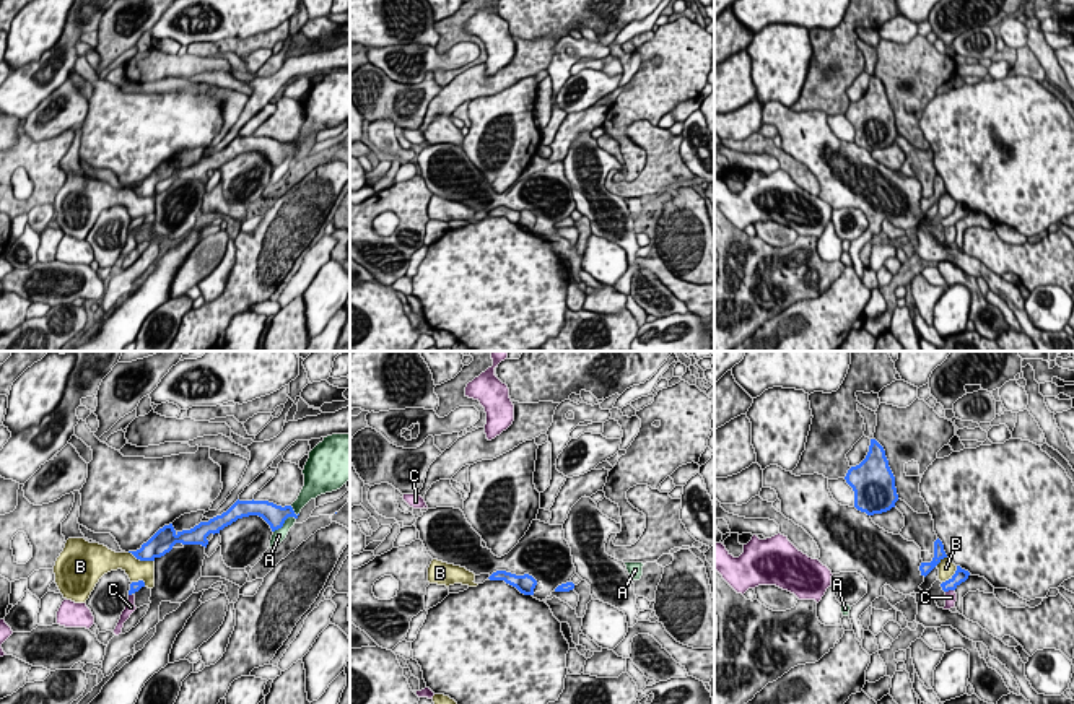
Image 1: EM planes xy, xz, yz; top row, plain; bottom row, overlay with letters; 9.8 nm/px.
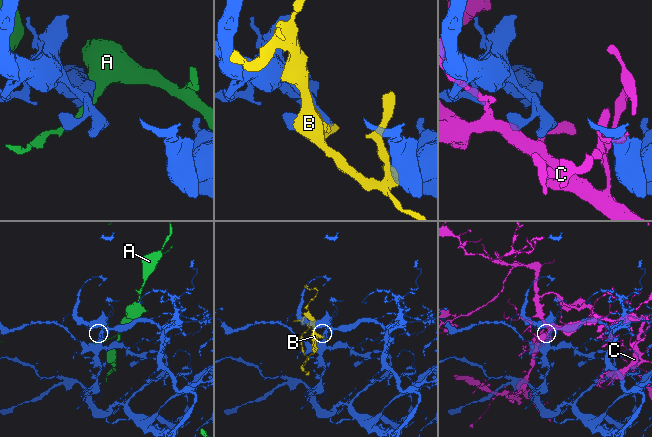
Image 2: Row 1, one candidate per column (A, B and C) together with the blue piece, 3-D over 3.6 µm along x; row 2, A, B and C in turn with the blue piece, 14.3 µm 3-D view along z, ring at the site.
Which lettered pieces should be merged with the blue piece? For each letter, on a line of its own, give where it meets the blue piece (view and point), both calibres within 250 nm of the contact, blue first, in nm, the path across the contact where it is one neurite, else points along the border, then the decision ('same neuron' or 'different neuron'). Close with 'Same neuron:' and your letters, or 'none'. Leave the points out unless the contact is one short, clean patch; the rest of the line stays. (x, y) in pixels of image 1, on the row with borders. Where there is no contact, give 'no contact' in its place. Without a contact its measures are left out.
A: xy (287, 517) | 220/130 nm | different neuron
B: xy (142, 560) | 220/200 nm | different neuron
C: yz (949, 589) | 130/130 nm | different neuron
Same neuron: none

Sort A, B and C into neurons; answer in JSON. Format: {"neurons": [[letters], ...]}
{"neurons": [["A"], ["B"], ["C"]]}

